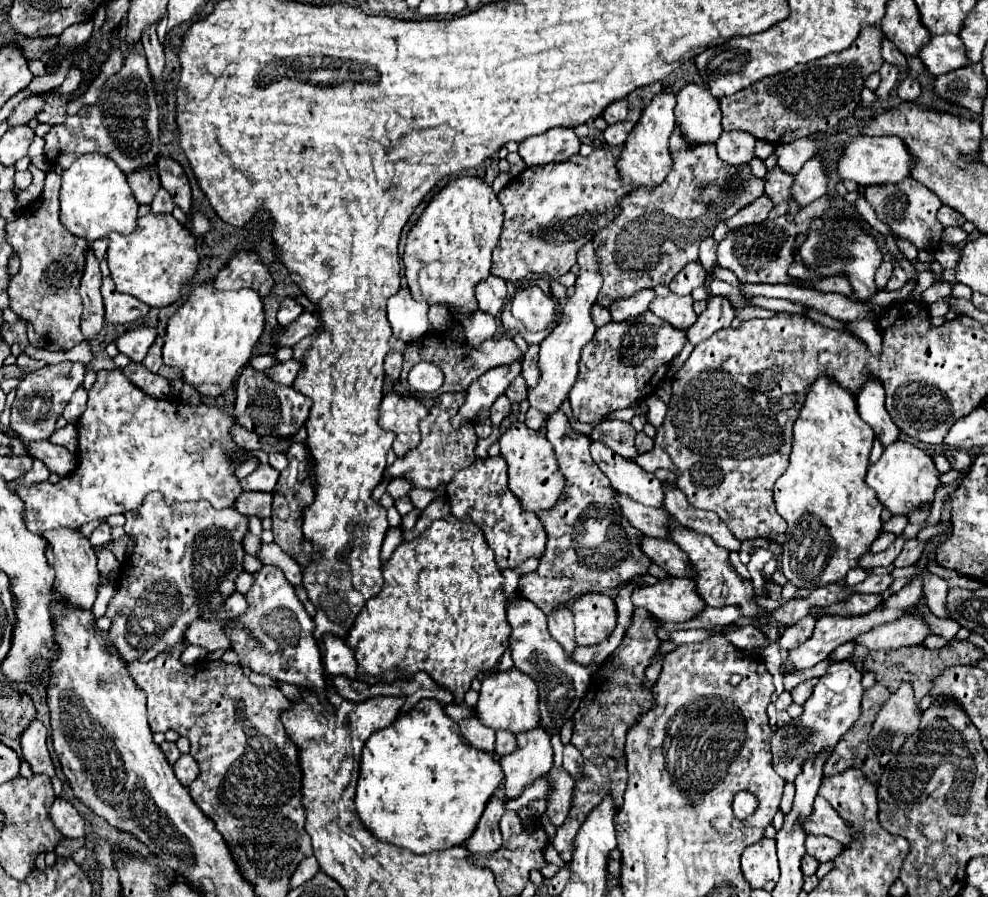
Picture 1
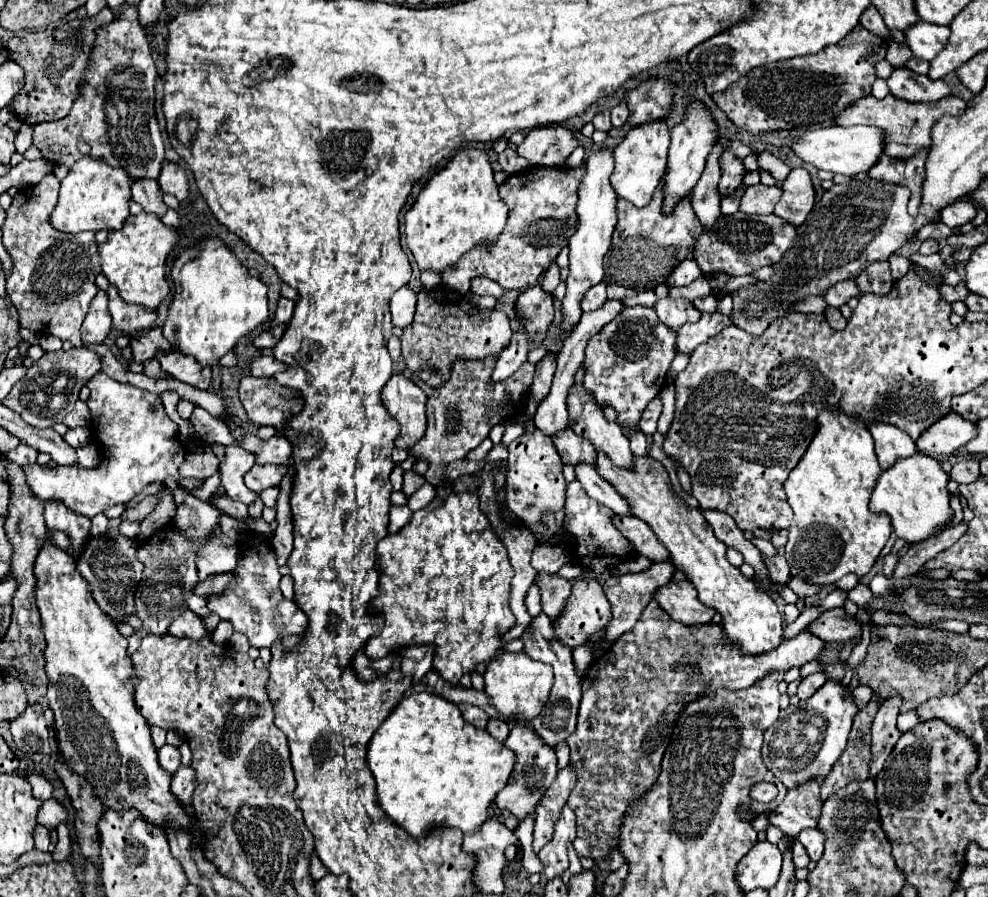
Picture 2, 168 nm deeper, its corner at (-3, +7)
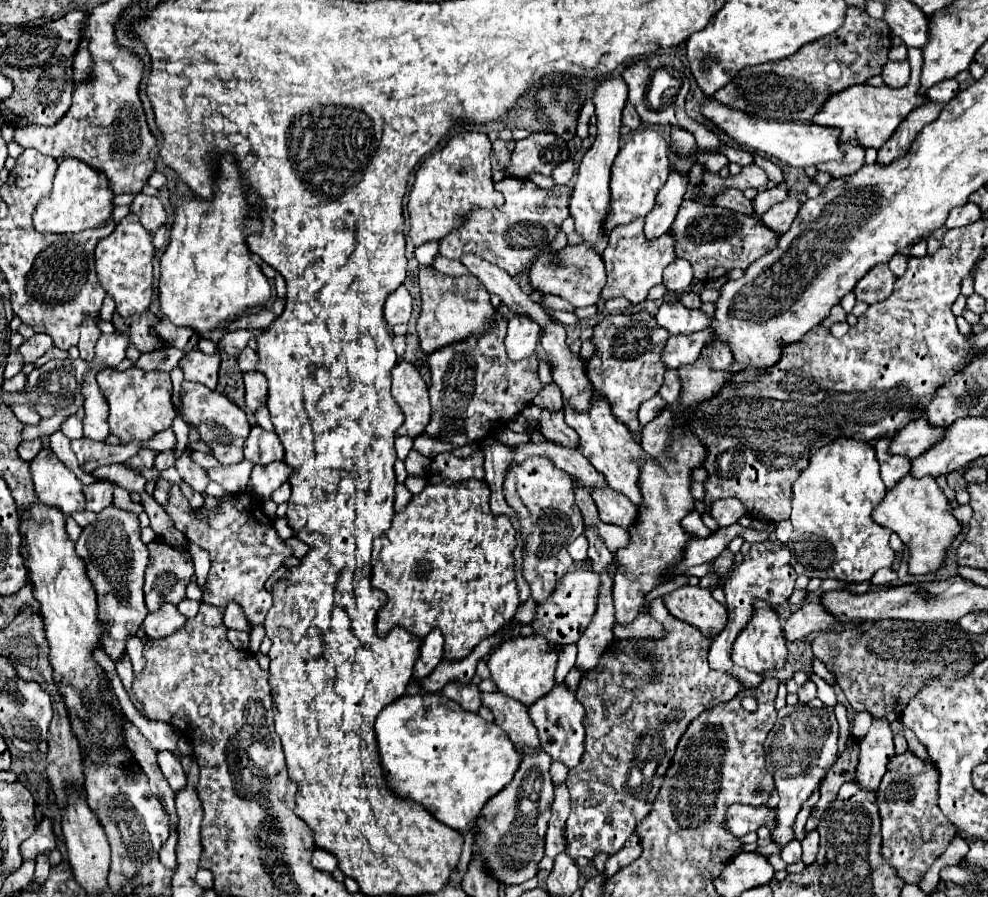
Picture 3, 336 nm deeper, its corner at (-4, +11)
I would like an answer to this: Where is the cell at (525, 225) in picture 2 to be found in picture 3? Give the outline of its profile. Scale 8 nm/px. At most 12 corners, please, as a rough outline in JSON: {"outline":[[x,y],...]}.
{"outline":[[502,179],[440,253],[474,253],[514,277],[568,217],[572,189]]}

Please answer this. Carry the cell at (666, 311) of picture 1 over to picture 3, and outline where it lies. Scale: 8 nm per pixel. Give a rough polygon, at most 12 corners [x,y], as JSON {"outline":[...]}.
{"outline":[[664,303],[656,323],[670,335],[710,325],[700,309]]}

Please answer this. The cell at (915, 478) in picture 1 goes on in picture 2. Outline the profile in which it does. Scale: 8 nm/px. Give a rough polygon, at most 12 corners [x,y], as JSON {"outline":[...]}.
{"outline":[[935,457],[879,473],[869,509],[897,537],[923,541],[953,517]]}

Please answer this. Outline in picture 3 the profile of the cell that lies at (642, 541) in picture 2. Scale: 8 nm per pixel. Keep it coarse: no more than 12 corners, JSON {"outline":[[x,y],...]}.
{"outline":[[592,487],[600,521],[634,525],[638,511],[626,495]]}

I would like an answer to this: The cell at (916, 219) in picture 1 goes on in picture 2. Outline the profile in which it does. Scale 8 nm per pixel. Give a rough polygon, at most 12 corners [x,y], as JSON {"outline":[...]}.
{"outline":[[883,155],[869,171],[881,183],[911,191],[909,215],[921,207],[925,159]]}

